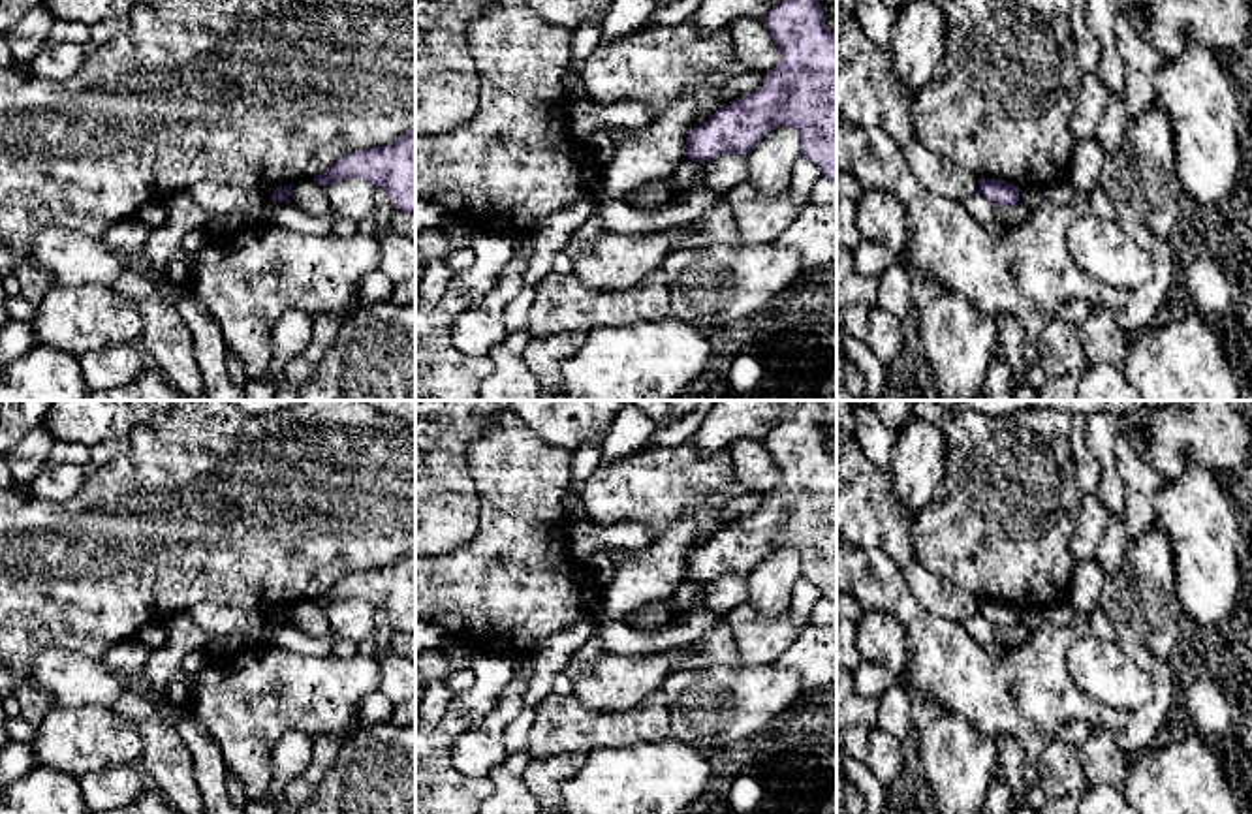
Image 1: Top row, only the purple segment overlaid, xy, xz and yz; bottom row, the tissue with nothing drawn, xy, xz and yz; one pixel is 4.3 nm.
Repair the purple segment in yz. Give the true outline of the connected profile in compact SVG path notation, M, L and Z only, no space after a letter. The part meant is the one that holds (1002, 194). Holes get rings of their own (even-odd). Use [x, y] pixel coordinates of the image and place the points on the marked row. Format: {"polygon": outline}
{"polygon": "M979 179L979 194L985 196L998 209L1015 205L1019 201L1019 188L998 179Z"}

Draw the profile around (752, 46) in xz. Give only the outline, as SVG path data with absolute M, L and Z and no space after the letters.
M741 17L728 28L733 39L735 60L750 71L769 75L780 64L780 49L763 24L763 19Z

